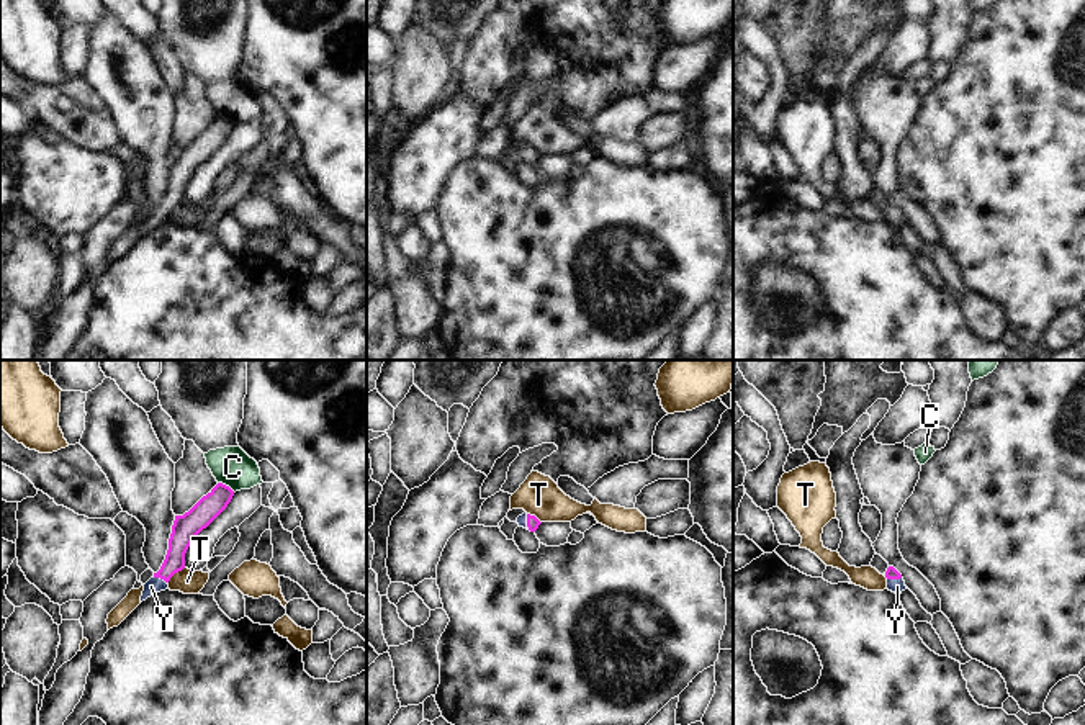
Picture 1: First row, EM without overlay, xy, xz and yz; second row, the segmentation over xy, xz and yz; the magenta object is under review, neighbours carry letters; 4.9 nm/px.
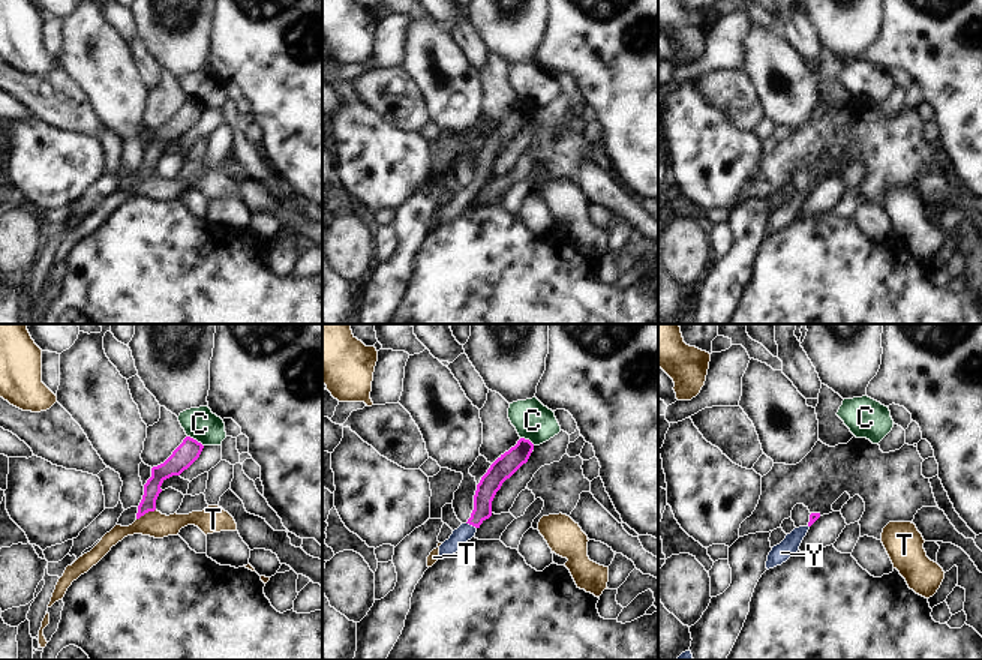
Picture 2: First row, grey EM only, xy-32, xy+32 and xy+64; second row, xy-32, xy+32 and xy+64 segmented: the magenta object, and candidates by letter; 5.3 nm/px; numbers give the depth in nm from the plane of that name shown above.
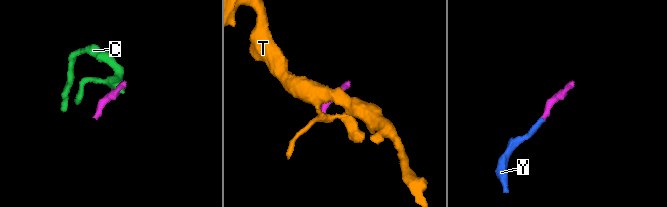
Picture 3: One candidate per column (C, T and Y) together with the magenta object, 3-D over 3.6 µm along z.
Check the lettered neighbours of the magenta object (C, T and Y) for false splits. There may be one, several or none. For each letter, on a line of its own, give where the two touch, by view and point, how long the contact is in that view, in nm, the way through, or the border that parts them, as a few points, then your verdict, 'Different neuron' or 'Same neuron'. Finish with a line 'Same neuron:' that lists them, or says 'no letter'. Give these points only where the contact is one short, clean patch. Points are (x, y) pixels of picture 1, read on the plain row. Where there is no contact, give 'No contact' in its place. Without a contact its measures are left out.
C: Touches magenta at xy (225, 118). Shared border 100 nm. Boundary: xy (218, 115), (234, 125). Different neuron
T: Touches magenta at xy (174, 207). Shared border 120 nm. Boundary: xy (184, 200), (167, 216). Different neuron
Y: Touches magenta at xy (159, 210). Shared border 80 nm. Path across: xy (184, 166), (175, 193), (159, 210), (154, 218). Same neuron
Same neuron: Y

